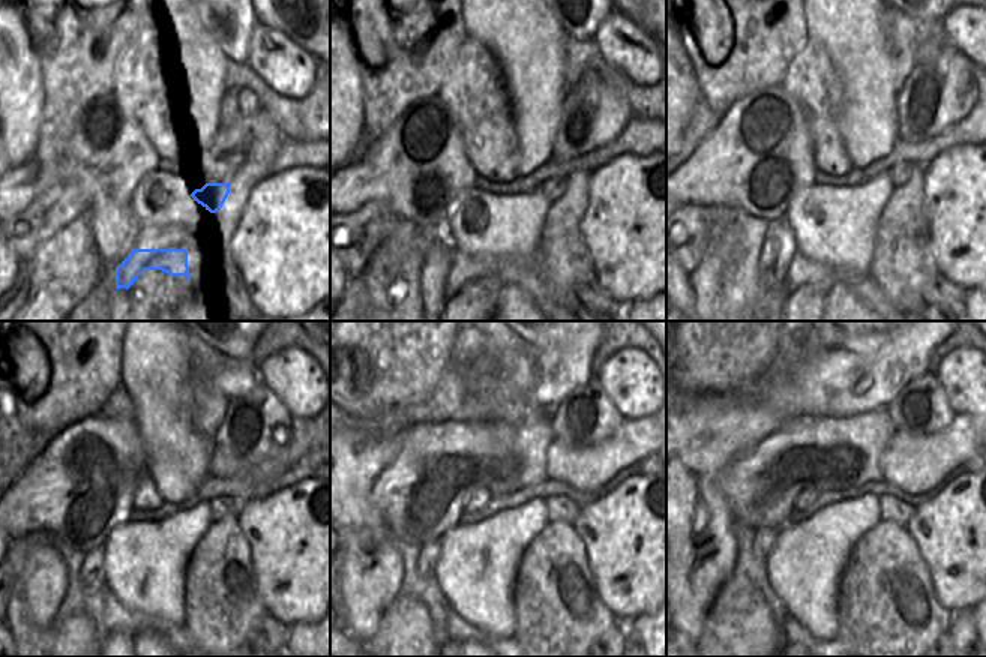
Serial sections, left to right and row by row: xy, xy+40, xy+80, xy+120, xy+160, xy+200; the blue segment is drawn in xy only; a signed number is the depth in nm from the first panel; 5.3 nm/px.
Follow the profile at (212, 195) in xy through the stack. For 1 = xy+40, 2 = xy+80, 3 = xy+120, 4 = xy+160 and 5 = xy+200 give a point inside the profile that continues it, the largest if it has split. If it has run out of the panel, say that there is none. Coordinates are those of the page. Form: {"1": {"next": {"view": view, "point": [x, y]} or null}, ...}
{"1": {"next": {"view": "xy+40", "point": [553, 189]}}, "2": {"next": {"view": "xy+80", "point": [896, 174]}}, "3": {"next": {"view": "xy+120", "point": [219, 507]}}, "4": {"next": {"view": "xy+160", "point": [559, 509]}}, "5": {"next": {"view": "xy+200", "point": [895, 510]}}}

